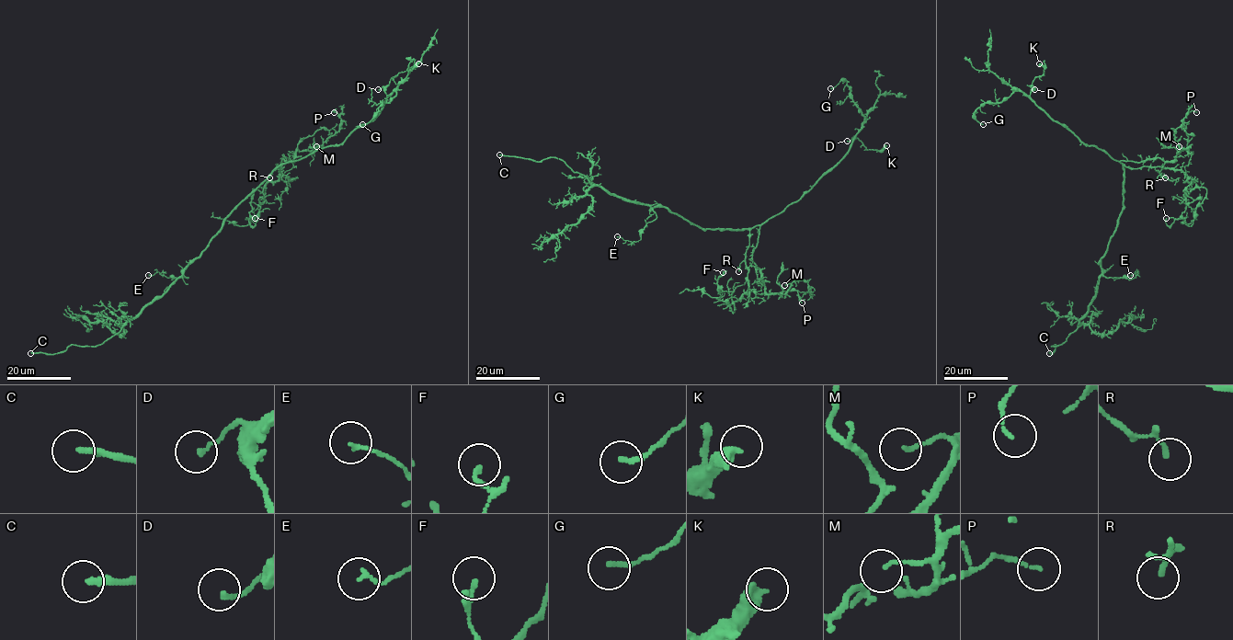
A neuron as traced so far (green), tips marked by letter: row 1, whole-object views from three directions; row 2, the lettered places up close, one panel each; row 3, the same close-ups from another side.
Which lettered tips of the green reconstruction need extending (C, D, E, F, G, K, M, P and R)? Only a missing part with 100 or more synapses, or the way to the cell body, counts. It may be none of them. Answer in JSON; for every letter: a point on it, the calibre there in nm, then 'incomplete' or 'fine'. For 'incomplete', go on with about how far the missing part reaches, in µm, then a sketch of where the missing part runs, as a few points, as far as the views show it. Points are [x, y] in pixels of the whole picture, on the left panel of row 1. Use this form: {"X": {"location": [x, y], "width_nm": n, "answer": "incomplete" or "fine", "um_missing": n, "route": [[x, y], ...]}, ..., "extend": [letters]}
{"C": {"location": [30, 353], "width_nm": 240, "answer": "incomplete", "um_missing": 15}, "D": {"location": [378, 89], "width_nm": 140, "answer": "fine"}, "E": {"location": [148, 275], "width_nm": 130, "answer": "fine"}, "F": {"location": [255, 218], "width_nm": 190, "answer": "fine"}, "G": {"location": [362, 124], "width_nm": 170, "answer": "fine"}, "K": {"location": [418, 63], "width_nm": 400, "answer": "fine"}, "M": {"location": [316, 146], "width_nm": 120, "answer": "fine"}, "P": {"location": [334, 112], "width_nm": 120, "answer": "fine"}, "R": {"location": [269, 177], "width_nm": 100, "answer": "fine"}, "extend": ["C"]}

